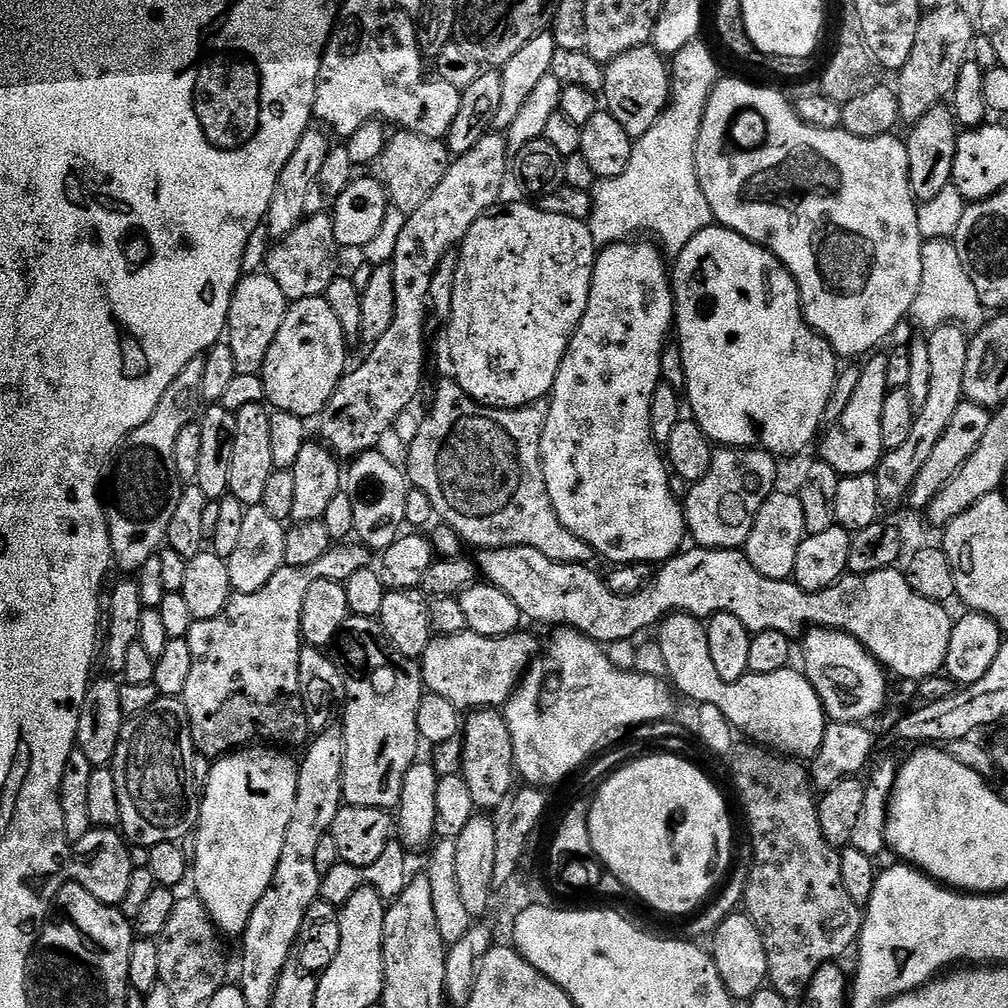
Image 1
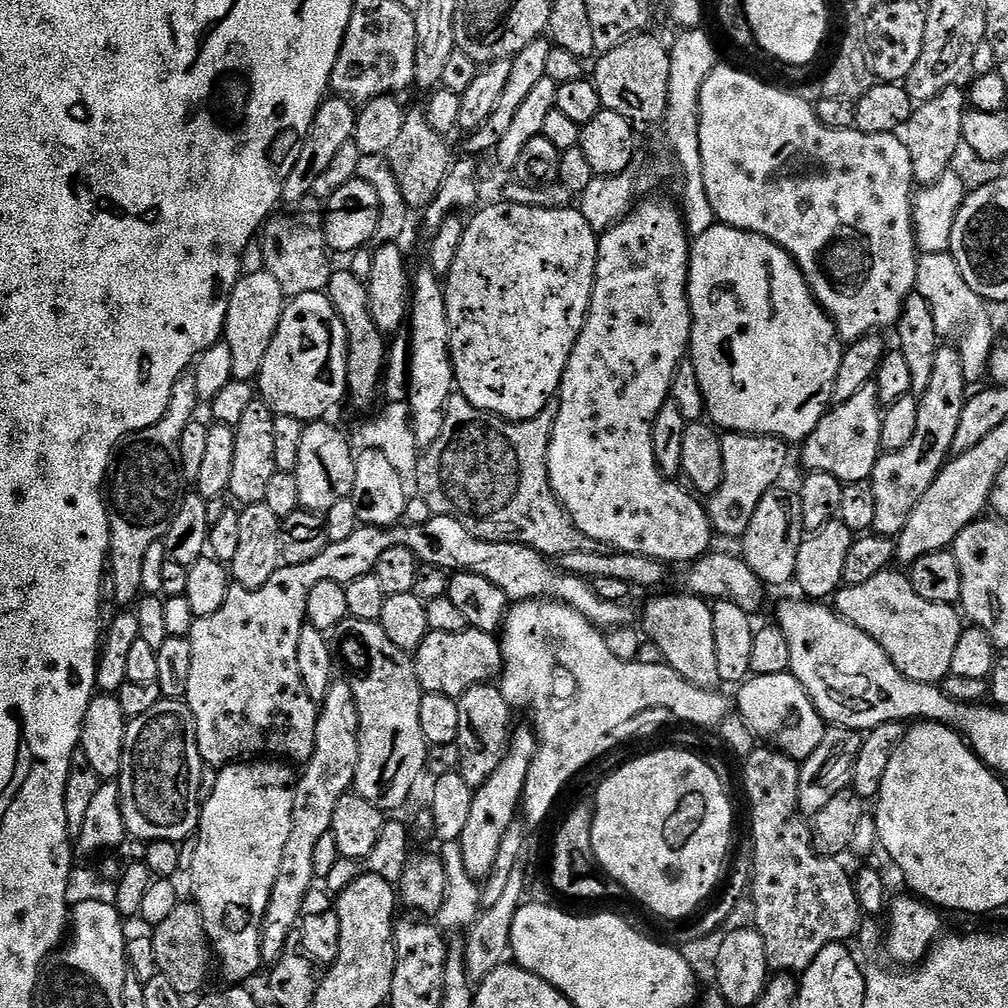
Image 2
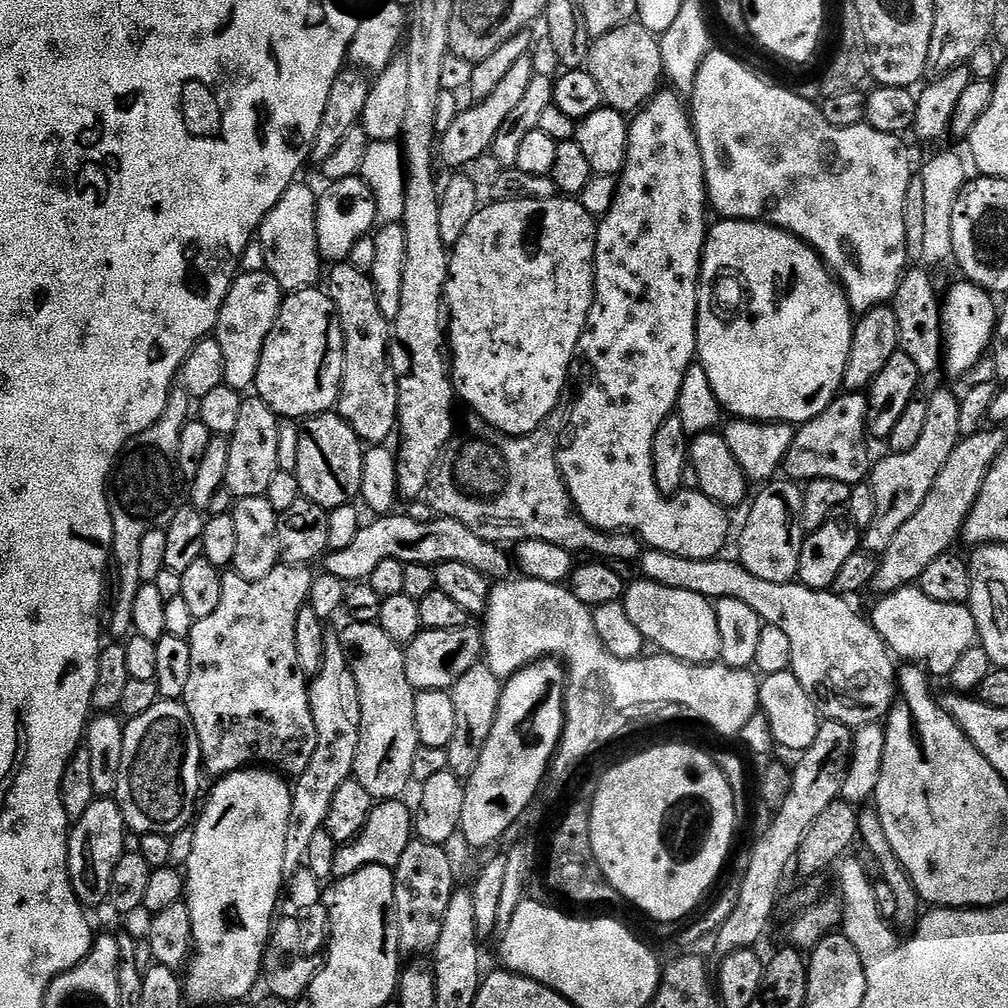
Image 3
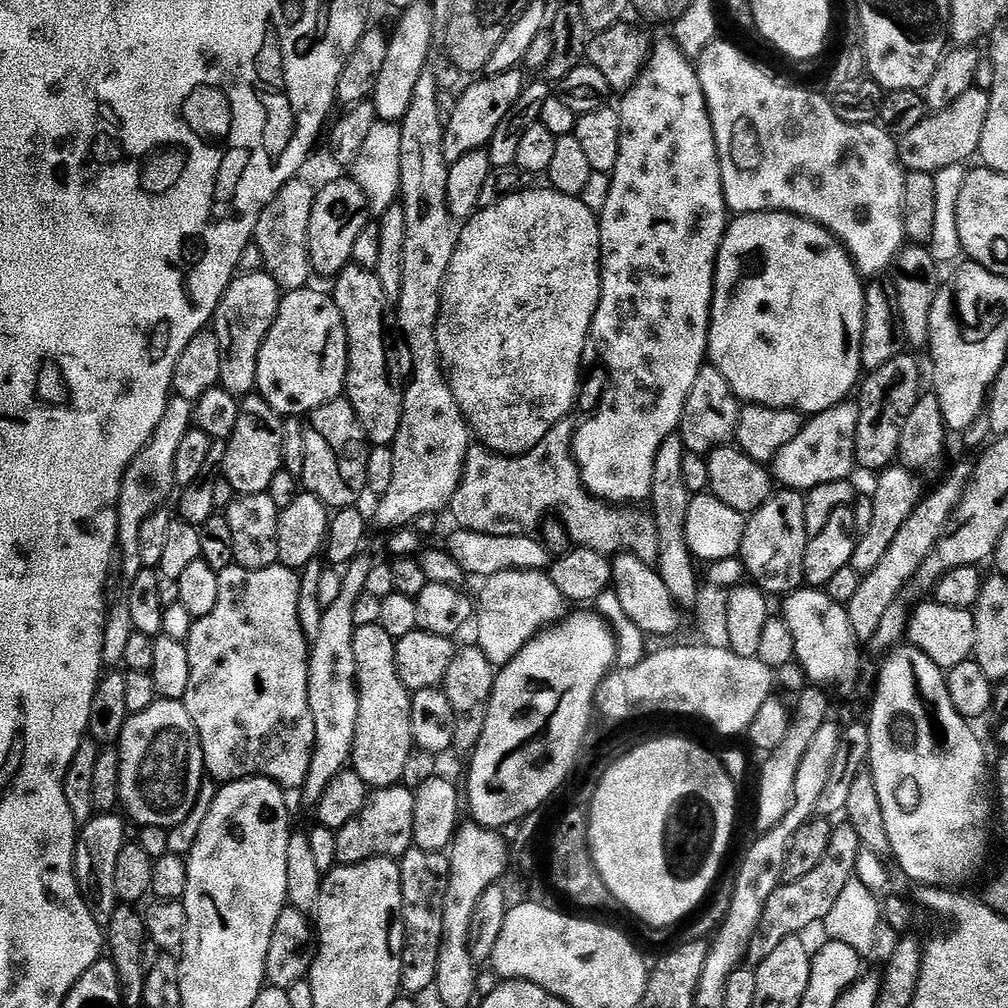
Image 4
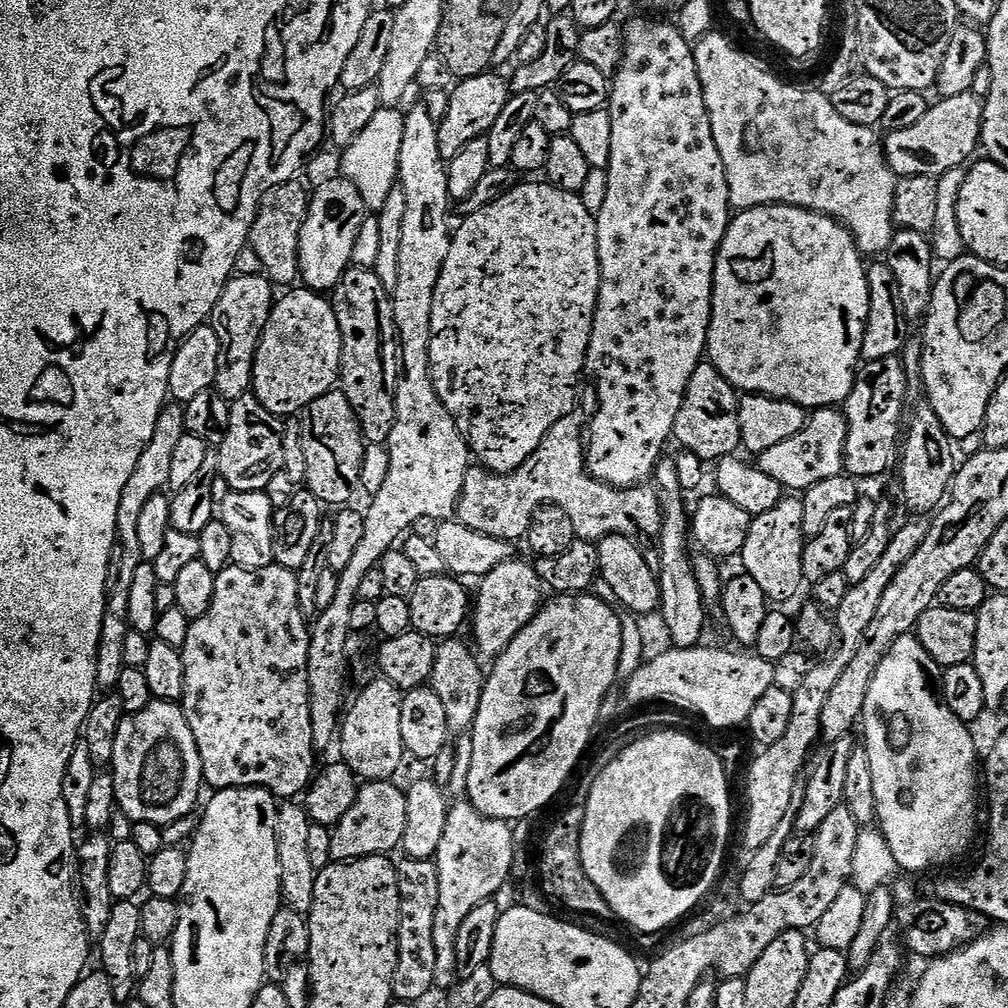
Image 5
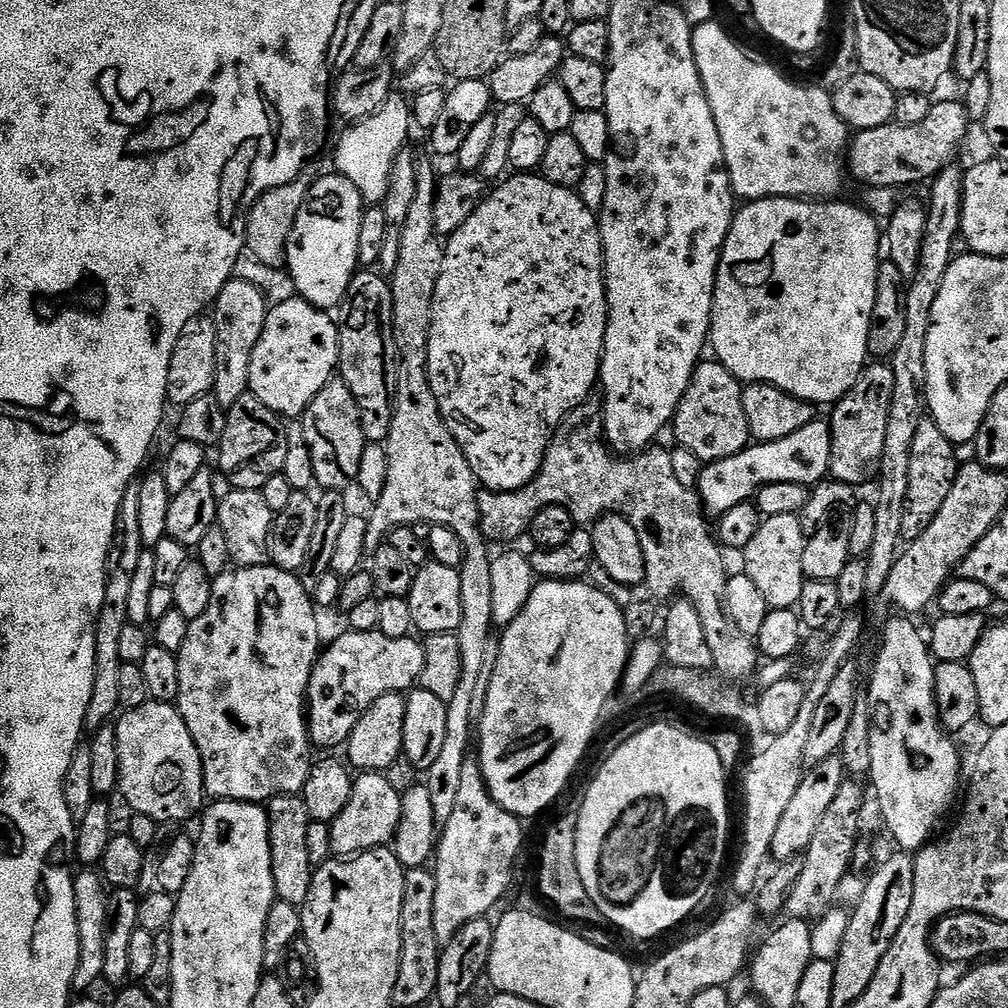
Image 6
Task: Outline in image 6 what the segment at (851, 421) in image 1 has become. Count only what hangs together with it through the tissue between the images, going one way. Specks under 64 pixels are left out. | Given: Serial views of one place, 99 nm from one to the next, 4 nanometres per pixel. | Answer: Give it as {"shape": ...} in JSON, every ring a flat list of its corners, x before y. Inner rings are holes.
{"shape":[[823,419,811,420,802,430,786,434,786,438,749,443,730,458,714,460,703,465,698,485,700,503,709,517,719,518,734,510,734,506,747,504,761,488,772,483,800,483,815,486,830,472,832,429]]}

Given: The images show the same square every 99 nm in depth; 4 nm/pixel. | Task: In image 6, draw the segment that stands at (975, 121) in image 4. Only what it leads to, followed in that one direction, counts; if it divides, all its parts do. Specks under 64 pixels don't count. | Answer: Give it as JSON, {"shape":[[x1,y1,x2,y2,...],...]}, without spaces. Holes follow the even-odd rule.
{"shape":[[944,100,933,103,930,114,926,114,923,122,915,126,902,126,895,122,886,126,878,126,874,130,862,130,851,137,846,153,846,168,856,180,861,180,869,189,876,187,903,190,907,184,920,184,931,181,944,168,953,163,960,143,968,136,968,112,956,100]]}

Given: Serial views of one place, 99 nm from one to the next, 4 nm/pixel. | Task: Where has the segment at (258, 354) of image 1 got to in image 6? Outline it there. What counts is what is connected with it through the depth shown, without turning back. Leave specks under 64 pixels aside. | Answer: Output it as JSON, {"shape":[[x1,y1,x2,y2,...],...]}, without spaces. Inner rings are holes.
{"shape":[[235,278,229,280,228,285,218,294,214,305,216,313,210,316,216,325,216,377,211,395,218,398,218,402,226,410,238,402,238,398,249,395,248,379,250,378,250,358,254,354,254,346,258,346,258,338,262,338,262,330,266,326,268,309,270,307,269,297,260,291,258,286,250,286,250,282,242,282]]}

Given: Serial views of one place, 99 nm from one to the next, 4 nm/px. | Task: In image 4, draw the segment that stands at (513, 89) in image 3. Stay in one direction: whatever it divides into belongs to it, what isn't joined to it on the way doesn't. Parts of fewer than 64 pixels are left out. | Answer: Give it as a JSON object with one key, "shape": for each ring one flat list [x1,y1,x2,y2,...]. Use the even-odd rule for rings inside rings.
{"shape":[[511,68,502,74,473,79,476,81,457,98,452,113,446,116,442,142,442,158,446,163,451,166,458,158,466,158,466,154,487,149,494,138,494,130,498,130,502,118,506,118,510,106,518,102,518,94,522,94,526,83,523,74,520,68]]}

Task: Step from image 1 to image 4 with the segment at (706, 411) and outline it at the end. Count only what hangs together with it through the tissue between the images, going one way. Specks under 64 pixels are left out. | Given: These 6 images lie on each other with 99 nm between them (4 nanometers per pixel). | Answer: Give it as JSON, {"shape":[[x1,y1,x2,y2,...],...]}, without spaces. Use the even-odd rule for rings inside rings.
{"shape":[[746,212,737,215,720,239,716,255,716,273,712,279,712,309,708,314,707,359,711,367,720,371,737,400,748,404,761,404,767,408,794,408,801,414,815,414,845,403,853,395,862,376,860,367,860,332,864,328,864,289,861,275,843,247,819,224,803,220,791,212]]}

